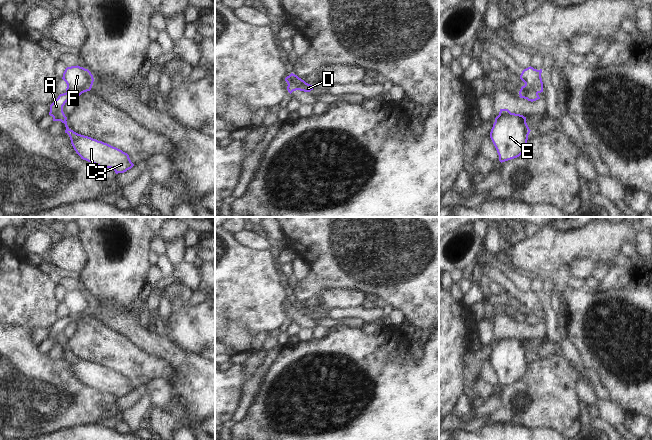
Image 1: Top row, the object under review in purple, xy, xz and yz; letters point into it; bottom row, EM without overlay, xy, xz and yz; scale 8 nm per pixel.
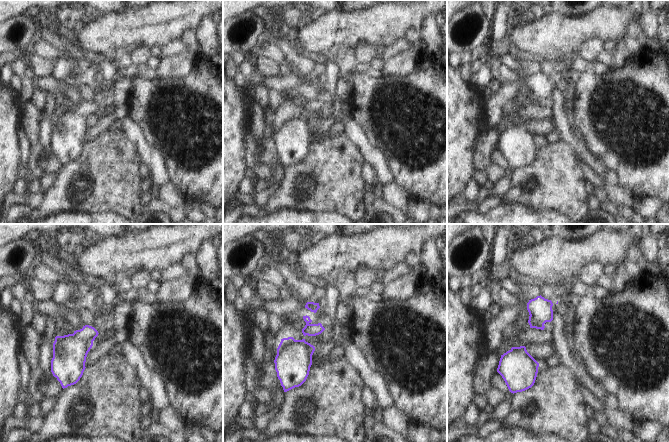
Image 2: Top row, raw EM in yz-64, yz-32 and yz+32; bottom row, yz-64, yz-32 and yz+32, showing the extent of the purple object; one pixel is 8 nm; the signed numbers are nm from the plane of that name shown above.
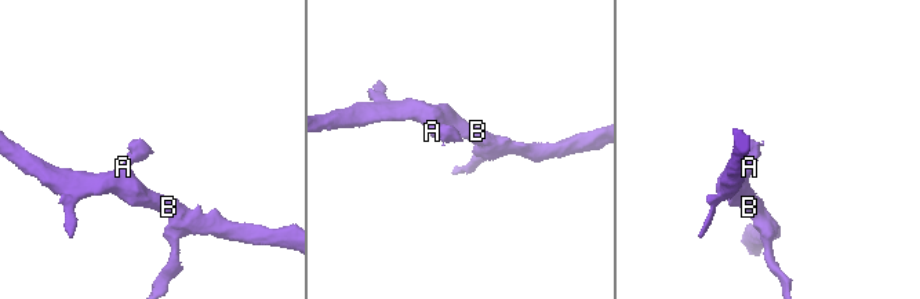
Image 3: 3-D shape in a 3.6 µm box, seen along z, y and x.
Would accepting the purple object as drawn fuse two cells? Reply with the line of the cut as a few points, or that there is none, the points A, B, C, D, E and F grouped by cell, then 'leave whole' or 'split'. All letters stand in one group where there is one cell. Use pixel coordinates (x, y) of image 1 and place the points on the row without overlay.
cut yz (537, 316), (530, 315), (520, 319); groups A B C E / D F; split

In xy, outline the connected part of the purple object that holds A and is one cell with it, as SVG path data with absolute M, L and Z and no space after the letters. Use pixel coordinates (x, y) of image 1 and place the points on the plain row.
M69 316L60 318L50 329L49 339L53 341L53 345L61 345L65 348L65 357L69 359L71 368L81 383L101 392L111 392L116 398L131 393L134 388L127 377L102 365L78 358L68 351L63 330L71 322L73 319Z

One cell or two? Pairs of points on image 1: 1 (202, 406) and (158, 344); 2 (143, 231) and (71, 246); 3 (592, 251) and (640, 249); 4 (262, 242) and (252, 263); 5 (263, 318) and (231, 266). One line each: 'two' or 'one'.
1: one
2: two
3: two
4: two
5: one

